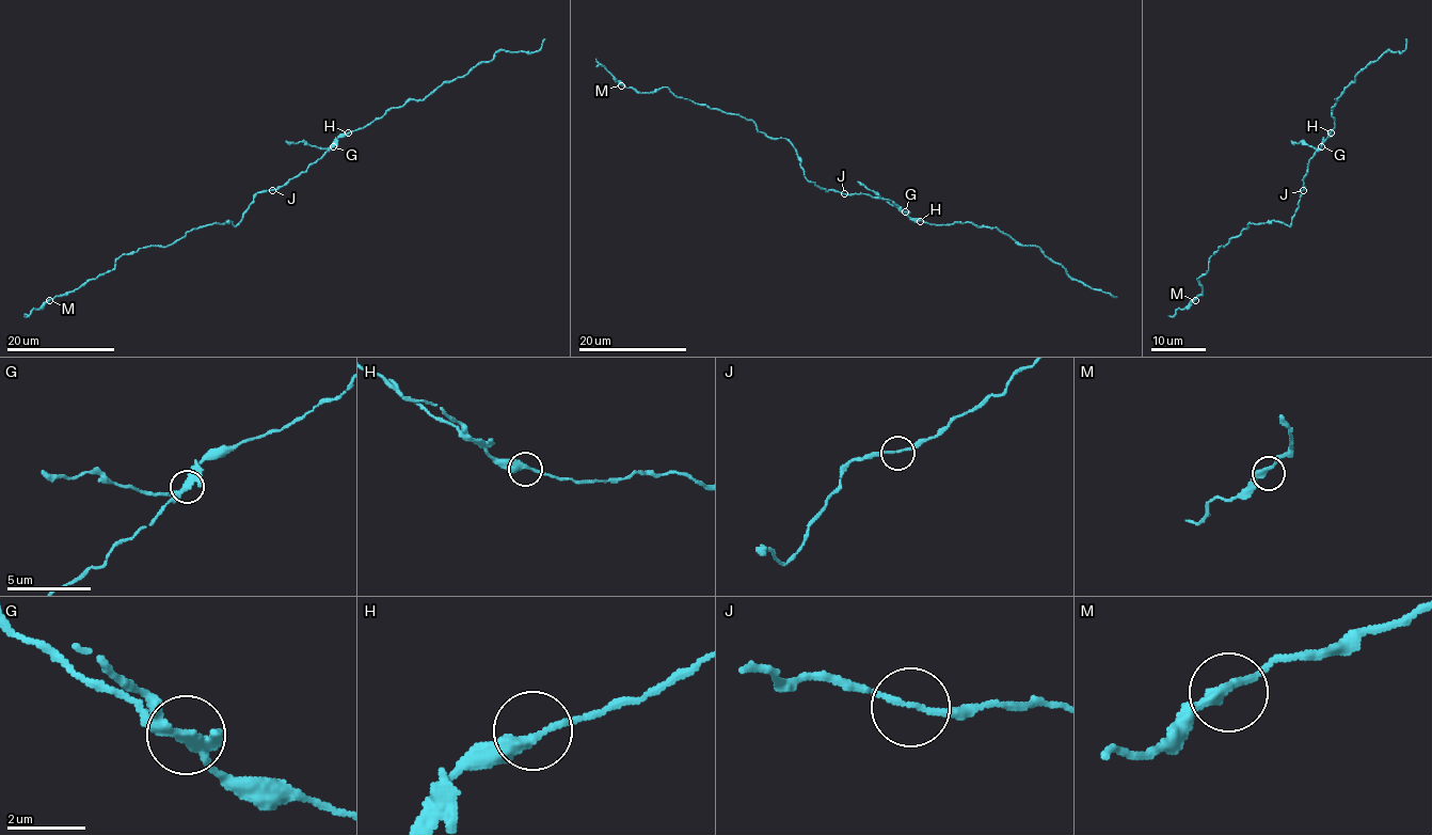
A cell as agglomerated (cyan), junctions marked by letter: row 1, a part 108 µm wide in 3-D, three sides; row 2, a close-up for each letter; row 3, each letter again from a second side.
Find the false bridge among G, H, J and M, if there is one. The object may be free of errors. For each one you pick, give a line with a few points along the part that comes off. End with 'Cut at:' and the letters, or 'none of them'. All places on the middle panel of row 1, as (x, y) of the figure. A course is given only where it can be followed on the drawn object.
G: Course of the part to remove: (905, 211), (857, 182)
Cut at: G

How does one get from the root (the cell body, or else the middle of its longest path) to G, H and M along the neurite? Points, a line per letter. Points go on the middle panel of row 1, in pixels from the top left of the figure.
G: (844, 193), (889, 200), (905, 211)
H: (844, 193), (865, 193), (893, 201), (910, 218), (920, 221)
M: (844, 193), (809, 182), (796, 148), (751, 121), (677, 97), (666, 87), (638, 92), (621, 85)

